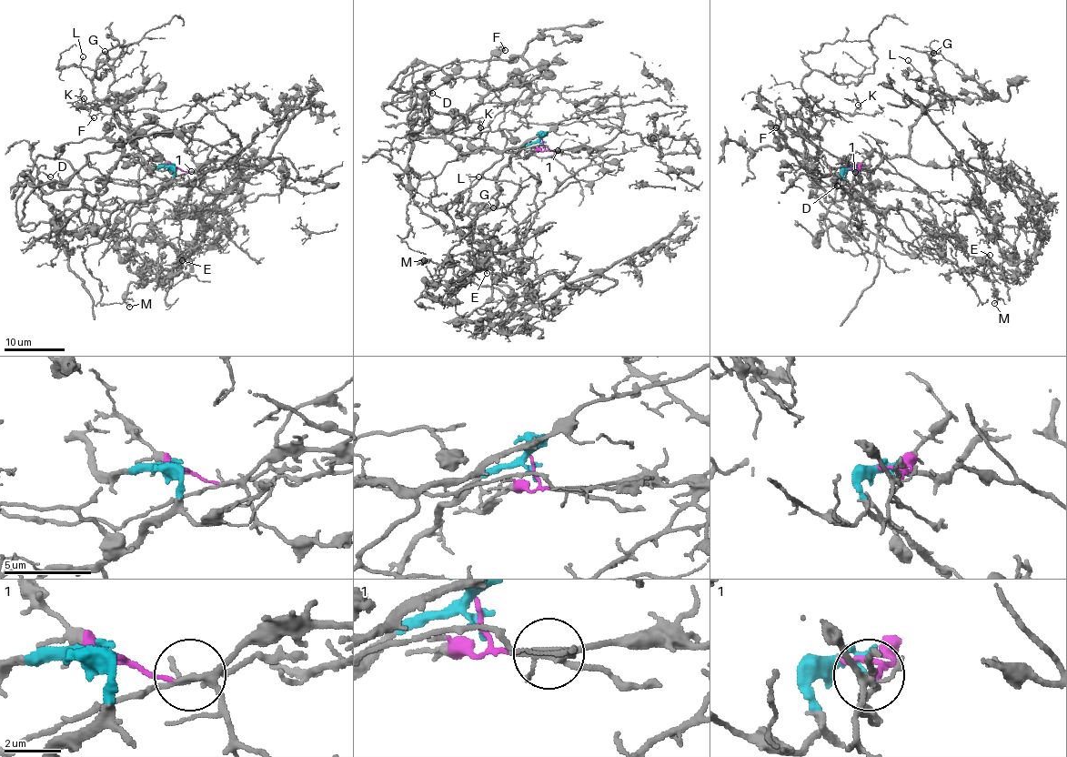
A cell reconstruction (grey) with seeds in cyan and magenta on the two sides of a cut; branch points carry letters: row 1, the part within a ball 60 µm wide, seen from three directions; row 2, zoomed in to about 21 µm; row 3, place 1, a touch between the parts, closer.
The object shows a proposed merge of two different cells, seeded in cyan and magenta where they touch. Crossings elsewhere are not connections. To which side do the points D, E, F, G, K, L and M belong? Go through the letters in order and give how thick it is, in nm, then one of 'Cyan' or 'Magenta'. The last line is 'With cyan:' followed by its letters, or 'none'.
D: Thickness 130 nm. Cyan
E: Thickness 200 nm. Magenta
F: Thickness 140 nm. Cyan
G: Thickness 180 nm. Cyan
K: Thickness 130 nm. Cyan
L: Thickness 120 nm. Cyan
M: Thickness 150 nm. Magenta
With cyan: D, F, G, K, L

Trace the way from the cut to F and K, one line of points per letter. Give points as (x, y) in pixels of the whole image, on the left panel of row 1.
F: (172, 166), (157, 194), (94, 177), (83, 185), (91, 195), (135, 130), (109, 105), (76, 106), (95, 118)
K: (172, 166), (157, 194), (94, 177), (83, 183), (91, 195), (135, 130), (85, 98)

